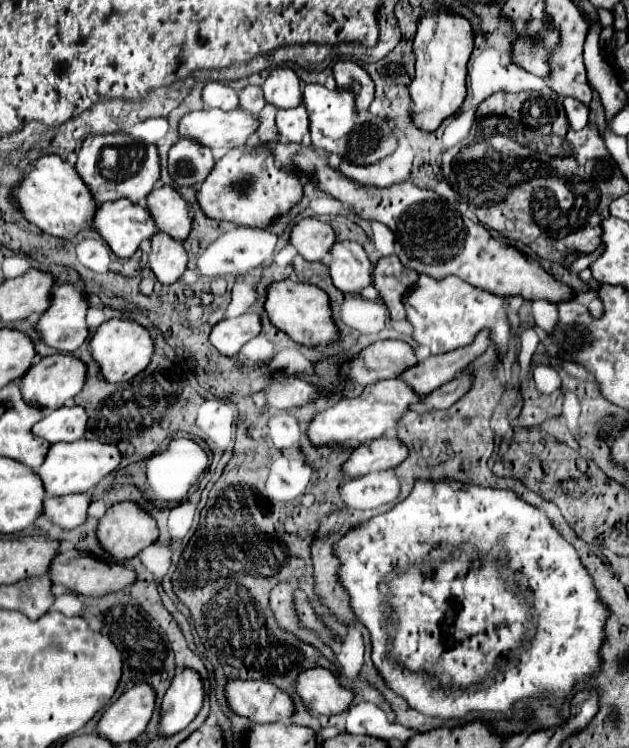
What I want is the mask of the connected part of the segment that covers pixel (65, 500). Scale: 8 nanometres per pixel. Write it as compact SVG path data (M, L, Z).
M85 493L67 495L67 497L45 497L43 513L53 519L53 523L61 525L65 531L75 529L87 519L87 509L93 503L93 499Z

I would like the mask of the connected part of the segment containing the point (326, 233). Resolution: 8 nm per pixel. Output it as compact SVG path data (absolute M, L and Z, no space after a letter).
M317 217L301 219L291 233L291 245L307 259L307 261L321 261L329 255L331 247L335 245L335 231L329 223L319 221Z

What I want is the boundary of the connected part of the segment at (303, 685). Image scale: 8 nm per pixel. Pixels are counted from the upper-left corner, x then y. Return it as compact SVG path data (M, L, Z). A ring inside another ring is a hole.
M313 667L299 675L299 695L319 715L337 715L349 709L355 693L341 685L339 677L325 667Z

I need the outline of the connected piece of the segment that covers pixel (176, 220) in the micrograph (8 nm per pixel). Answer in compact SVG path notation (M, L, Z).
M171 185L153 189L147 197L147 207L155 219L157 229L177 237L179 241L183 241L193 229L191 207Z

